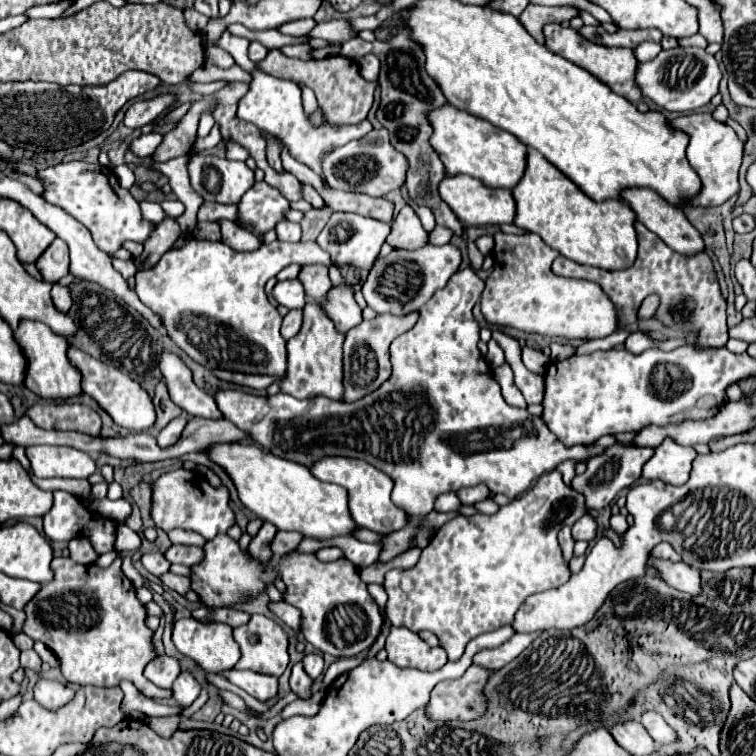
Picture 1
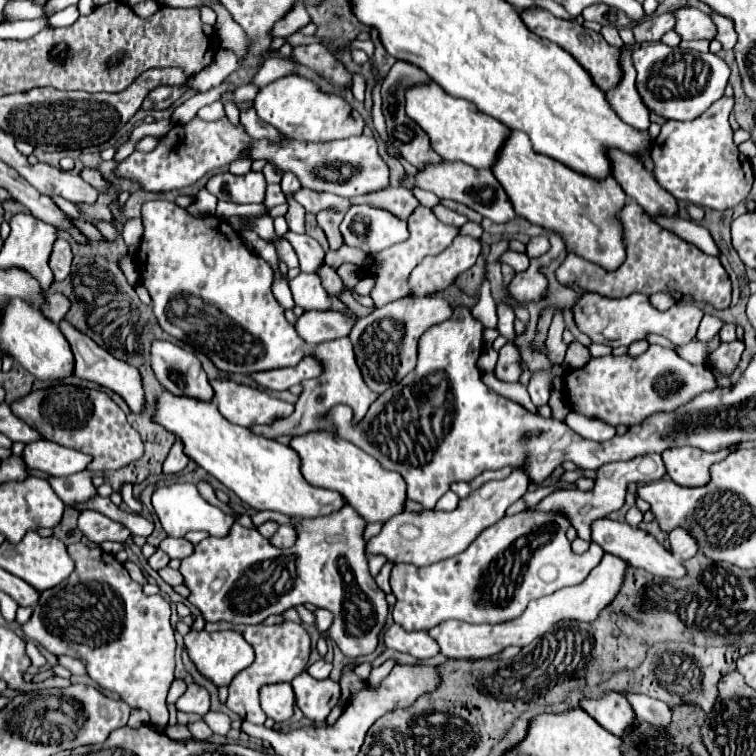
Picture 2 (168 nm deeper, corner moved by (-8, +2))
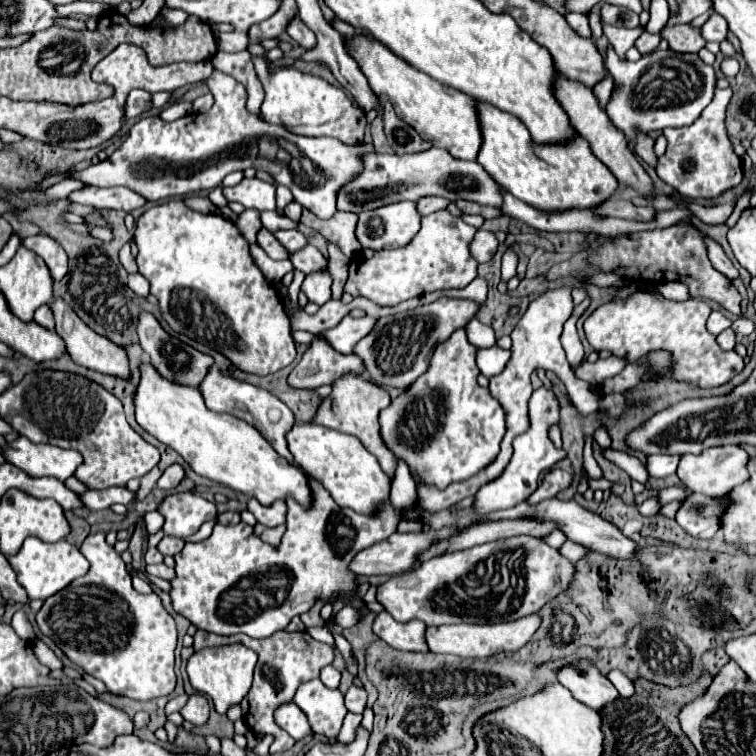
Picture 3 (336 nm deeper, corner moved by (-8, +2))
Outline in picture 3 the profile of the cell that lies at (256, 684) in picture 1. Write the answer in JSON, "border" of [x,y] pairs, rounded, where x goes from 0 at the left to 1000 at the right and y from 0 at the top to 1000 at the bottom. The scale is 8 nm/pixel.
{"border":[[[378,931],[365,939],[365,955],[373,966],[378,966],[389,979],[402,979],[405,974],[413,974],[415,966],[407,955],[407,950],[399,944],[399,939],[392,931]]]}

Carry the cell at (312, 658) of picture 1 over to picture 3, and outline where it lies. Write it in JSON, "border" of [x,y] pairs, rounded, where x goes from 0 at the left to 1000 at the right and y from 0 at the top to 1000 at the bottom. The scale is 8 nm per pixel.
{"border":[[[429,881],[426,889],[423,889],[423,899],[434,910],[447,910],[447,905],[450,905],[450,889],[442,881]]]}

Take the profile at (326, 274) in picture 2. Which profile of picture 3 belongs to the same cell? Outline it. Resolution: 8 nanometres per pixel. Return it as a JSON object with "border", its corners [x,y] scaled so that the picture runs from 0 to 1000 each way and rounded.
{"border":[[[410,323],[402,325],[402,328],[397,328],[394,333],[384,336],[384,347],[389,349],[392,357],[397,357],[402,362],[410,362],[415,357],[426,357],[426,354],[434,352],[434,344],[423,336],[423,331],[415,328],[415,325],[410,325]]]}

